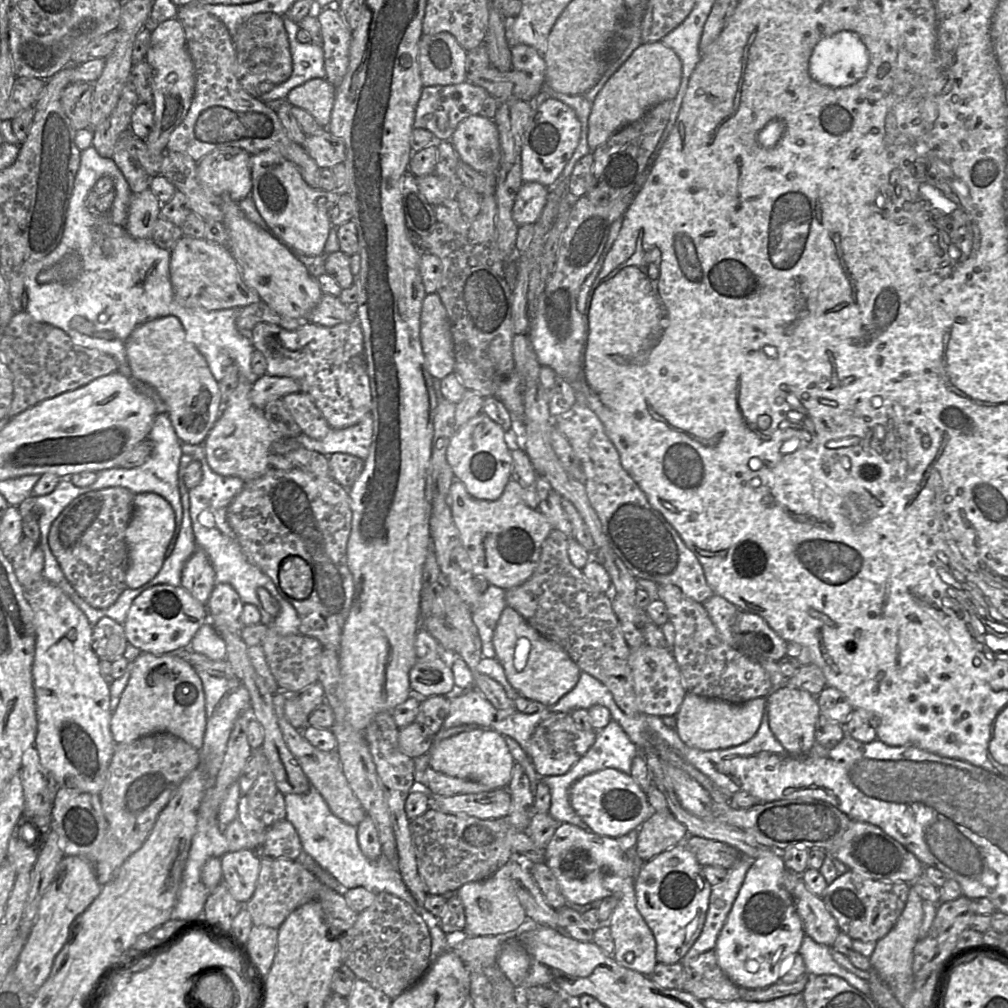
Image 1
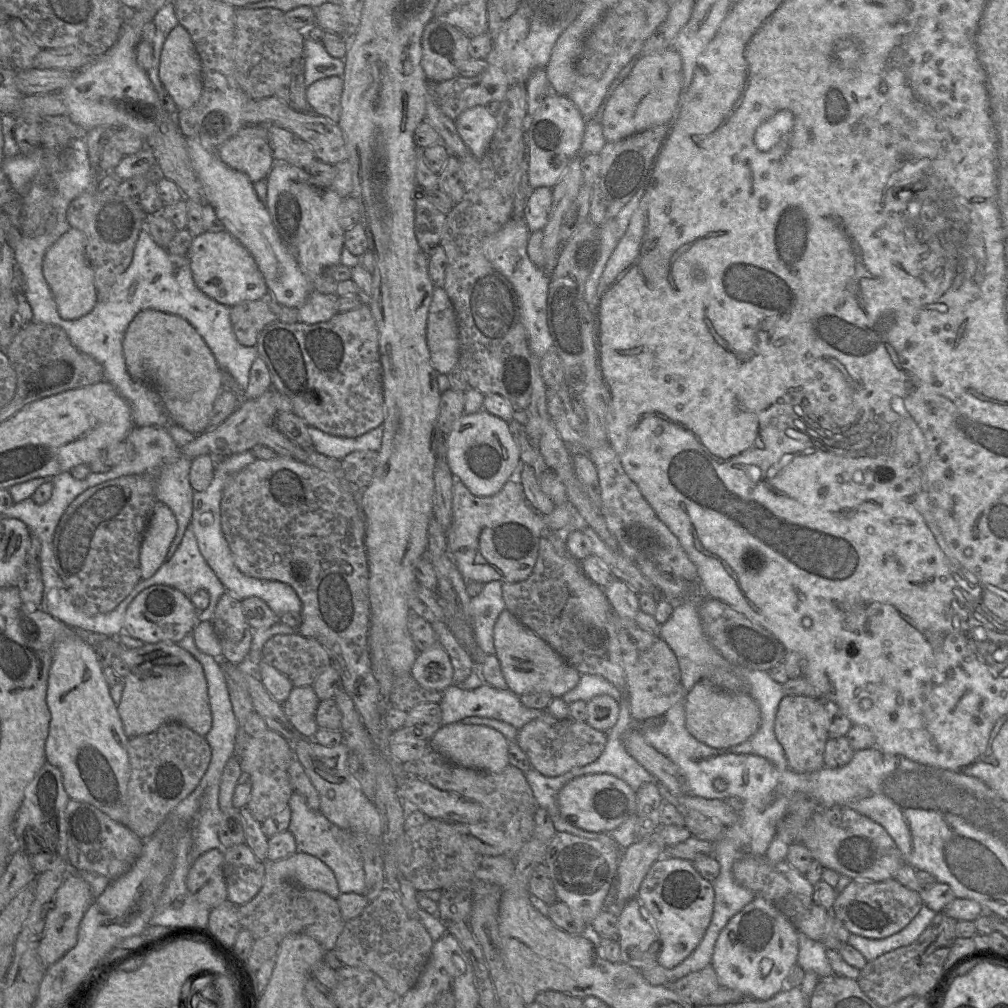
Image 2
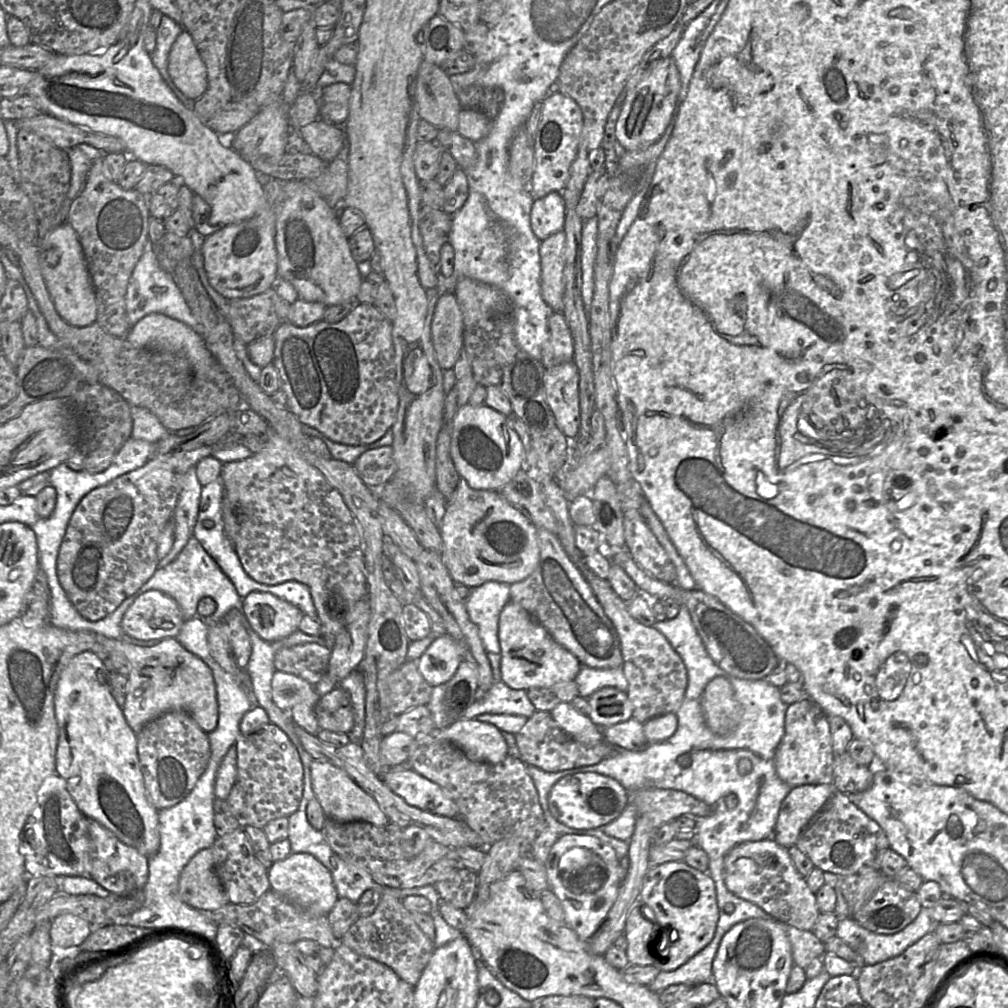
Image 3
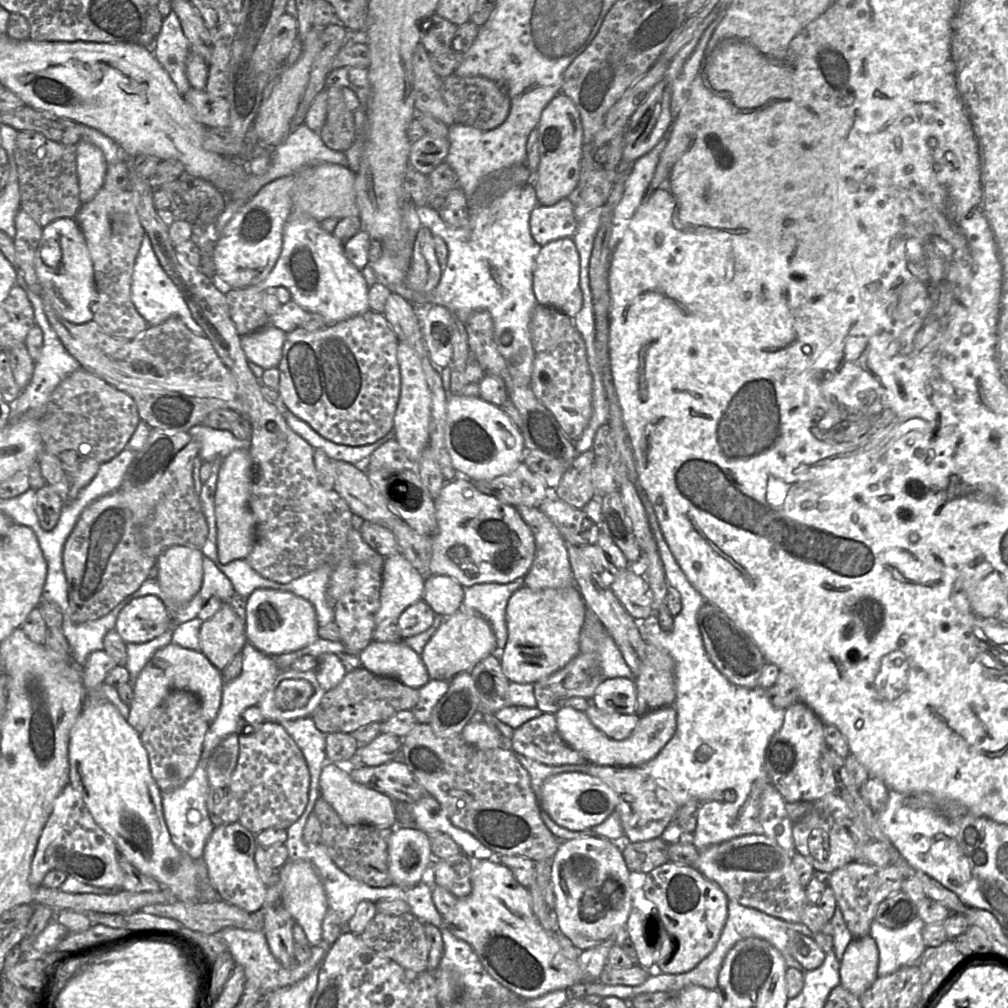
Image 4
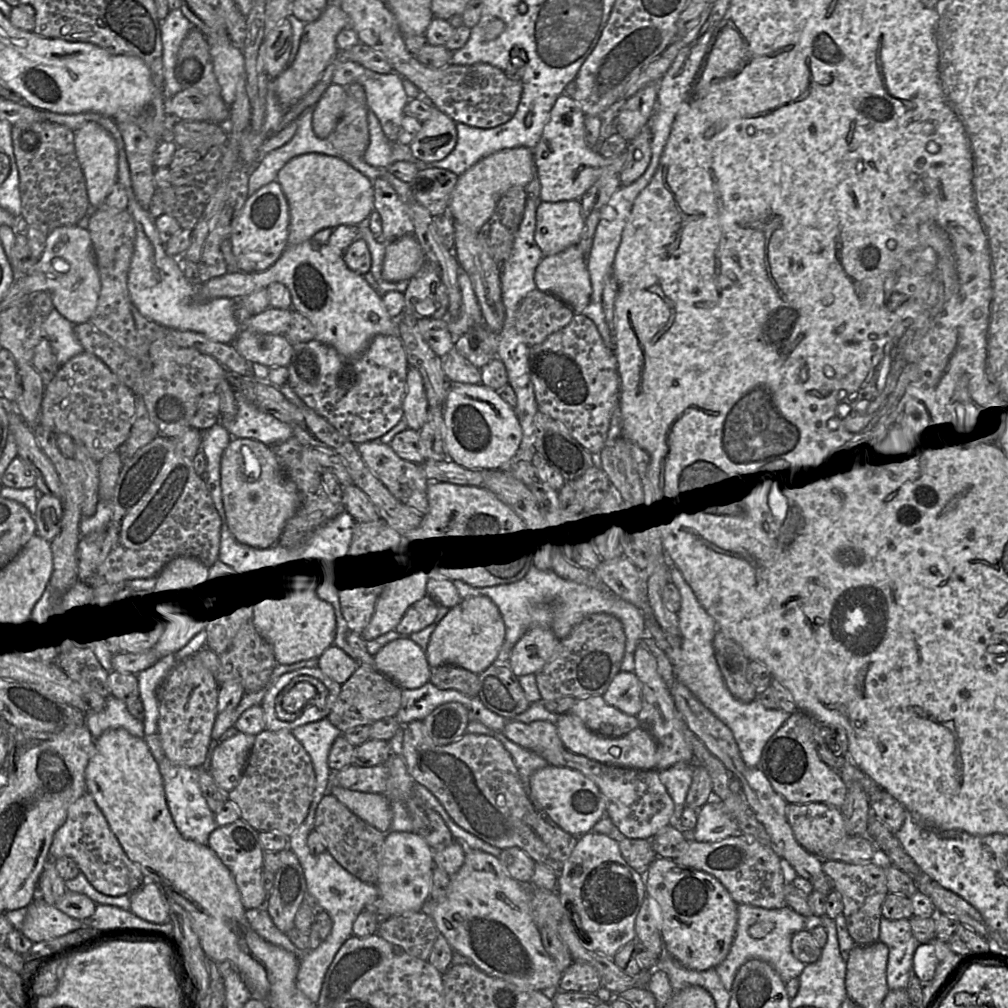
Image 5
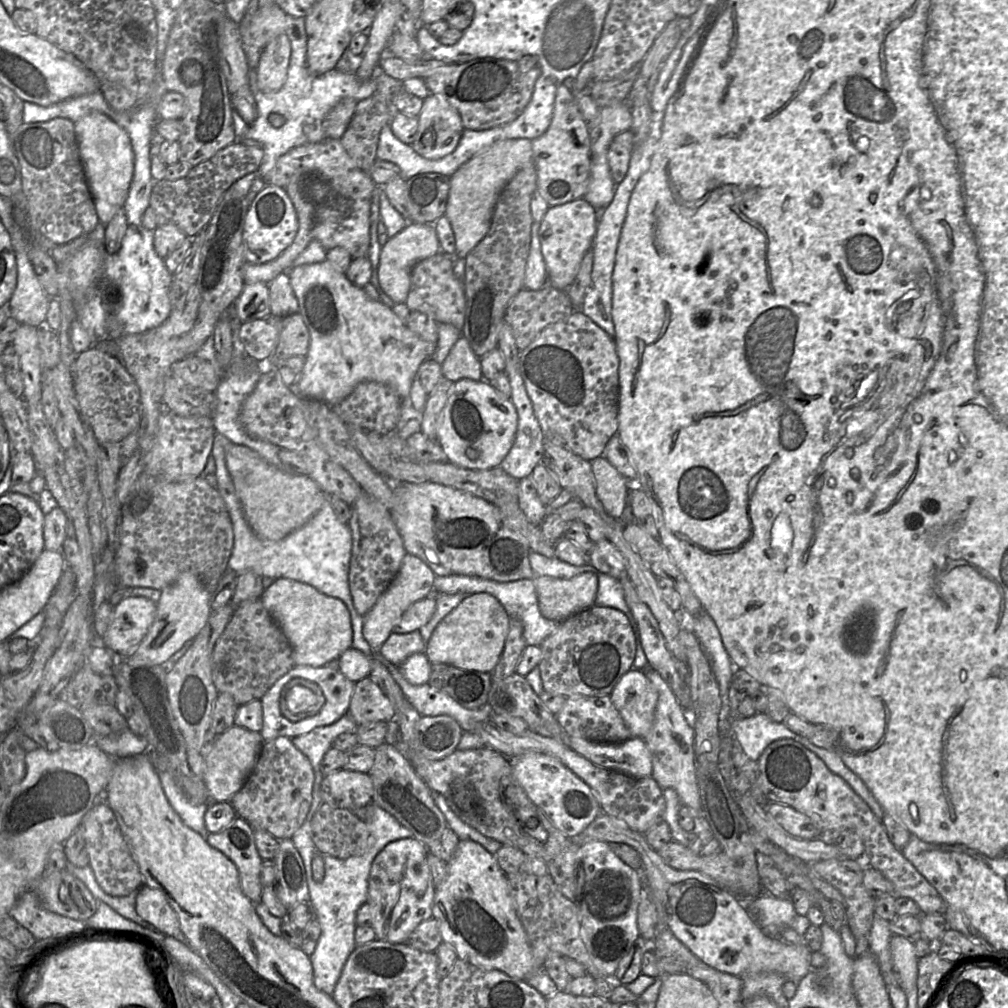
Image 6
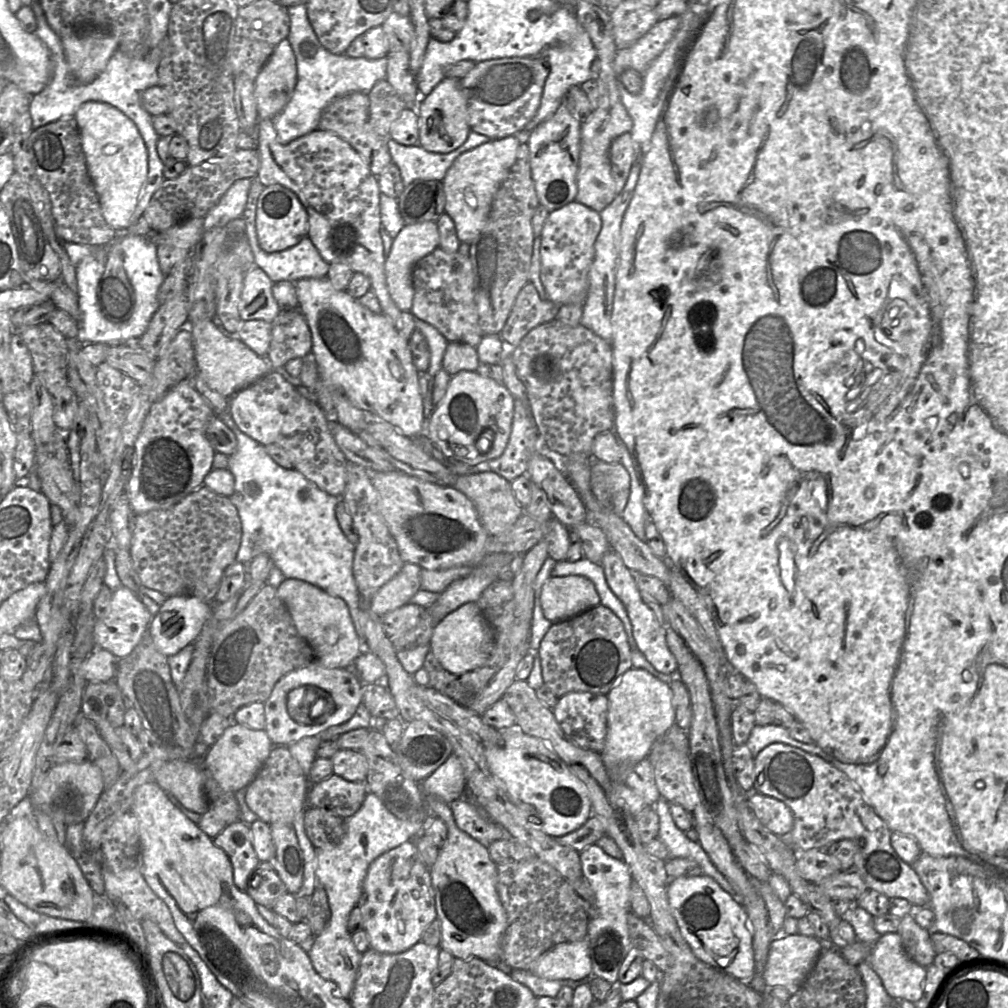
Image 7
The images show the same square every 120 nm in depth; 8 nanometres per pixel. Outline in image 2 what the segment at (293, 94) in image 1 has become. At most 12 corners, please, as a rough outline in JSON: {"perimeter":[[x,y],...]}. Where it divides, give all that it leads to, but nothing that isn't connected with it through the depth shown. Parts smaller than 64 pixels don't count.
{"perimeter":[[343,77],[306,88],[313,113],[338,123]]}

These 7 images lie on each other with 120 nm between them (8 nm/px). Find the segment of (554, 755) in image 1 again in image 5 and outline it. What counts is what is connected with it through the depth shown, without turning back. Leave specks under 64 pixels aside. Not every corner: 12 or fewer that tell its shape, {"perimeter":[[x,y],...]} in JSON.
{"perimeter":[[507,720],[502,733],[537,754],[566,749],[548,721]]}

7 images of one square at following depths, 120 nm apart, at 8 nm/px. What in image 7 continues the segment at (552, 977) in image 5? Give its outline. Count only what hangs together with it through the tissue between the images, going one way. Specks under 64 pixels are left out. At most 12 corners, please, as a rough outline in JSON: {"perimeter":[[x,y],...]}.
{"perimeter":[[448,803],[448,836],[429,868],[440,948],[502,961],[508,920],[488,848]]}

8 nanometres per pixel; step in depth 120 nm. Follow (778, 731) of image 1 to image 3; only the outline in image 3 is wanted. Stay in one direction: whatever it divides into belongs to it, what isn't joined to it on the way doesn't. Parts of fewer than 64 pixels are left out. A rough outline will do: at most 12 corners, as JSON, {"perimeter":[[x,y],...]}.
{"perimeter":[[804,697],[787,706],[774,757],[792,788],[832,784],[828,715]]}

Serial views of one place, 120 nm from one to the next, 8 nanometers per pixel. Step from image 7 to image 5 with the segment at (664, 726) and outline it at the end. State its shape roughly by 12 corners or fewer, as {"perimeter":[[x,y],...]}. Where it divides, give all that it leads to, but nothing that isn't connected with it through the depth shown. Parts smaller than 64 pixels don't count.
{"perimeter":[[620,671],[602,697],[630,716],[642,708],[634,672]]}

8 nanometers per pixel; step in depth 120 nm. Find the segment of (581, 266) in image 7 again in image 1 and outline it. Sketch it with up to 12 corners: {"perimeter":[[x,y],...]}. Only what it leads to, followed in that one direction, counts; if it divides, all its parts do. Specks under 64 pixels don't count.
{"perimeter":[[524,182],[513,206],[517,225],[534,225],[549,188]]}

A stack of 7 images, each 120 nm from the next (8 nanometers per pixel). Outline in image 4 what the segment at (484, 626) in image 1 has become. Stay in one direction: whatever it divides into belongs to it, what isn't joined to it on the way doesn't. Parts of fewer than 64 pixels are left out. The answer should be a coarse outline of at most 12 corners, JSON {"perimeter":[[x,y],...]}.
{"perimeter":[[480,583],[464,588],[462,608],[488,621],[496,649],[507,642],[509,598],[523,586]]}

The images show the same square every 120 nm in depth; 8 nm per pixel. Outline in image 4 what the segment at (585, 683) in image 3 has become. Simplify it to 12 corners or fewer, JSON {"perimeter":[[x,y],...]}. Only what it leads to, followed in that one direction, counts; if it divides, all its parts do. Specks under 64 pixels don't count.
{"perimeter":[[592,611],[581,628],[580,652],[598,653],[605,679],[634,675]]}

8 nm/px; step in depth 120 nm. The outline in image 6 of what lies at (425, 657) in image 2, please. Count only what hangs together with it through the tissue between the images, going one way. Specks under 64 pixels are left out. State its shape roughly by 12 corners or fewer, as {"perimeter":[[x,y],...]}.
{"perimeter":[[467,595],[435,628],[430,663],[492,673],[510,618]]}

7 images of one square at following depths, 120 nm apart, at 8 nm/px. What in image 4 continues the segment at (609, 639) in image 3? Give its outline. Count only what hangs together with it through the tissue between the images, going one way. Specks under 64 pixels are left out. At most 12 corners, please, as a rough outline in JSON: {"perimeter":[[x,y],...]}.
{"perimeter":[[540,508],[516,509],[536,546],[524,586],[574,585],[567,542]]}

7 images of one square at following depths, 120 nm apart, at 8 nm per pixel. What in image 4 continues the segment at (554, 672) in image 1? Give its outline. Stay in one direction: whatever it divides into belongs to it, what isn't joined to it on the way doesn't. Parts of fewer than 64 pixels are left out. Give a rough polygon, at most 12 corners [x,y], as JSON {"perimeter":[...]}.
{"perimeter":[[576,585],[521,587],[501,667],[535,683],[580,652]]}

